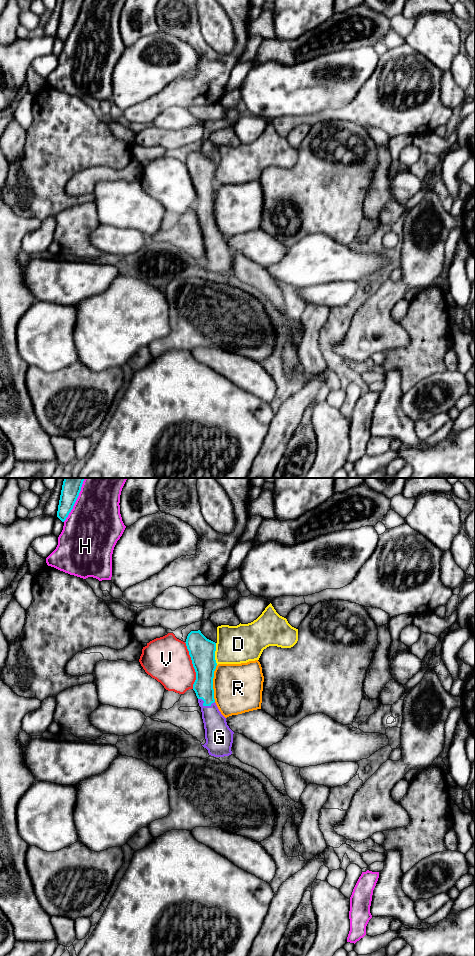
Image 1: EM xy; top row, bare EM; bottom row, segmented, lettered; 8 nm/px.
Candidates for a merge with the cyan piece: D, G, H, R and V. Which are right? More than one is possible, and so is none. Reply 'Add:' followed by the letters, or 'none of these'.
Add: G

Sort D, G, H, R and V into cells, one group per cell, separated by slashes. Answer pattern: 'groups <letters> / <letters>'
groups D / G / H / R / V

